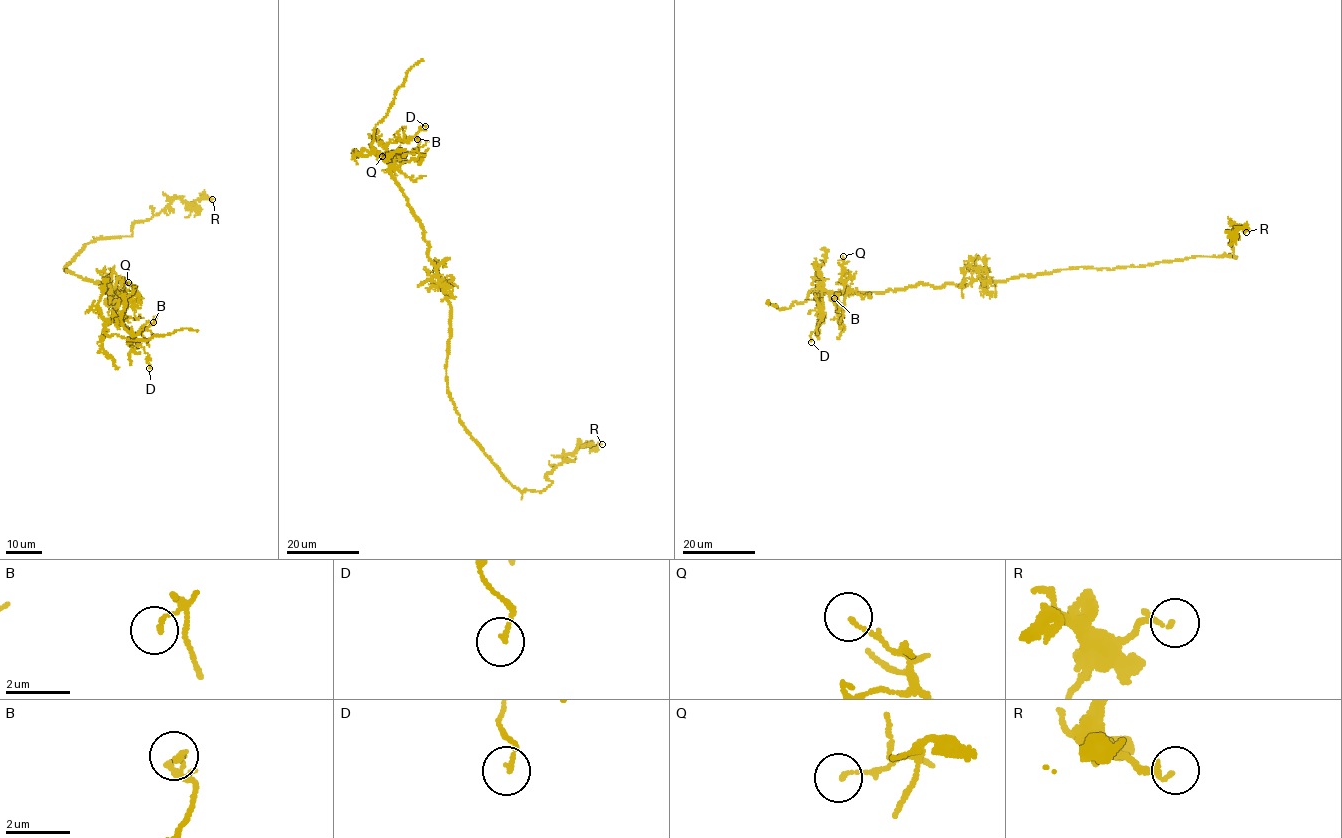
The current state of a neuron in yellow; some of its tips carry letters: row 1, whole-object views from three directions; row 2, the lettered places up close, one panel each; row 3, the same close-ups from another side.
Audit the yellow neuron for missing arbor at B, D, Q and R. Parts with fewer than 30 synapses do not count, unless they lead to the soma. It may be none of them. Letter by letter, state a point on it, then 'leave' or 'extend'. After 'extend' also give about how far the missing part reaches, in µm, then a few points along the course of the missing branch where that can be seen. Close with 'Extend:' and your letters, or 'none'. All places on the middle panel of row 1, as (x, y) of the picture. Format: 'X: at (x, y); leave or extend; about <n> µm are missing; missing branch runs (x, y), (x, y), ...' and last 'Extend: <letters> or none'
B: at (417, 139); leave
D: at (425, 126); leave
Q: at (382, 156); leave
R: at (602, 444); leave
Extend: none

